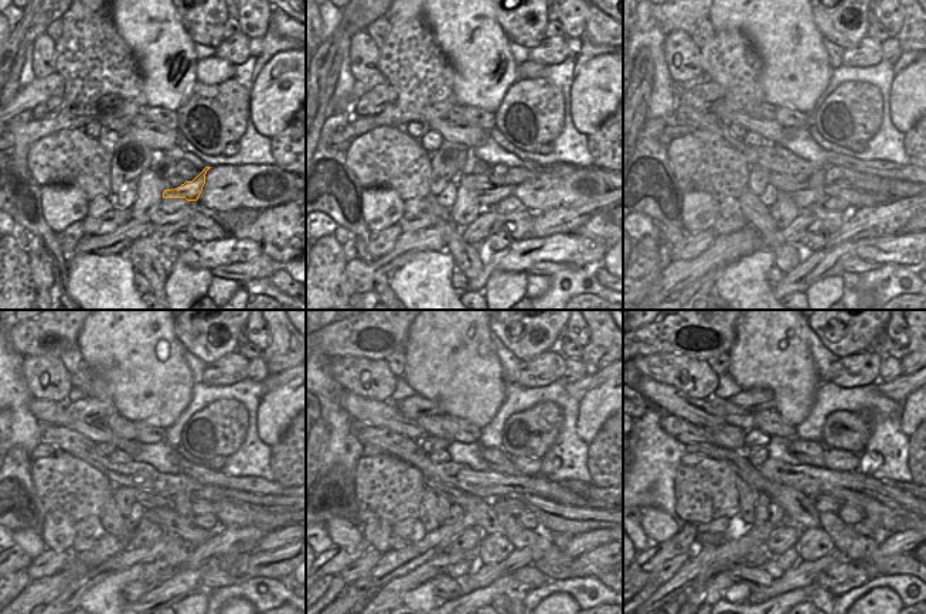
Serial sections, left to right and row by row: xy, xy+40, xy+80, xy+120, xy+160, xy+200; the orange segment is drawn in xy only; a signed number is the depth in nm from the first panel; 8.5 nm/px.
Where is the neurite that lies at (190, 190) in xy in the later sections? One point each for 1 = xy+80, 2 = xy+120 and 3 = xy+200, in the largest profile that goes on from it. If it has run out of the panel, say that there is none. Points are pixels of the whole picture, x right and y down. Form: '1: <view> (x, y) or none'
1: xy+80 (804, 198)
2: xy+120 (156, 515)
3: xy+200 (707, 562)

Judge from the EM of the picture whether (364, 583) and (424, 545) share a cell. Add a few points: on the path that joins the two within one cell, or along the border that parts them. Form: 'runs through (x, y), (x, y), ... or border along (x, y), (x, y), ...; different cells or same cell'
runs through (378, 576), (395, 562), (409, 558); same cell

